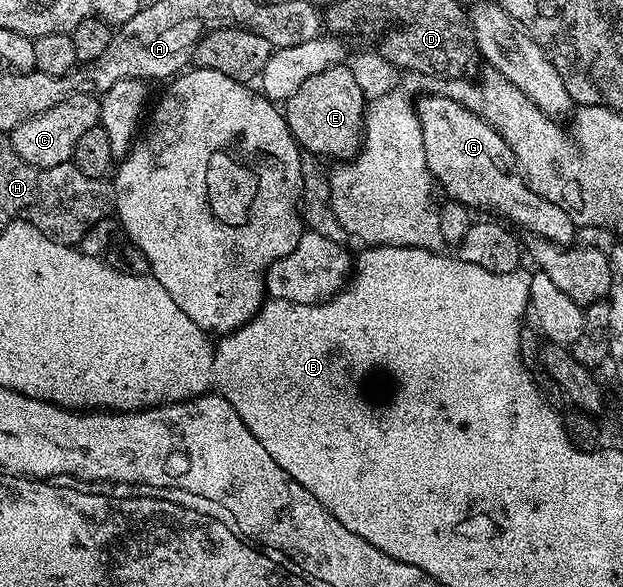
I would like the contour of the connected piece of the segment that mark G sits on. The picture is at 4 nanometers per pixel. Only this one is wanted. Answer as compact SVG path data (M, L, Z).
M443 92L416 99L415 109L423 134L423 152L427 156L427 168L433 175L436 185L440 189L441 186L445 189L446 199L461 202L474 212L486 210L489 213L486 215L508 220L514 227L522 226L523 229L529 230L525 232L530 235L545 238L557 246L567 246L574 241L575 227L571 216L567 216L567 212L563 212L559 204L551 204L551 200L543 200L543 196L536 194L525 183L525 177L521 174L521 169L517 167L511 148L505 143L503 136L499 136L499 132L491 128L491 124L487 124L478 114L463 108L463 104L451 100Z

